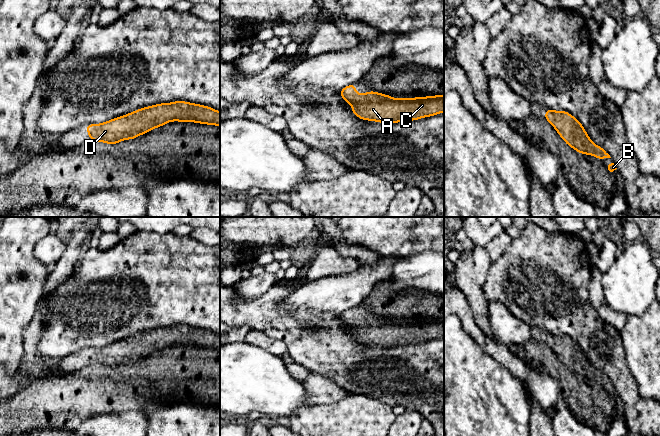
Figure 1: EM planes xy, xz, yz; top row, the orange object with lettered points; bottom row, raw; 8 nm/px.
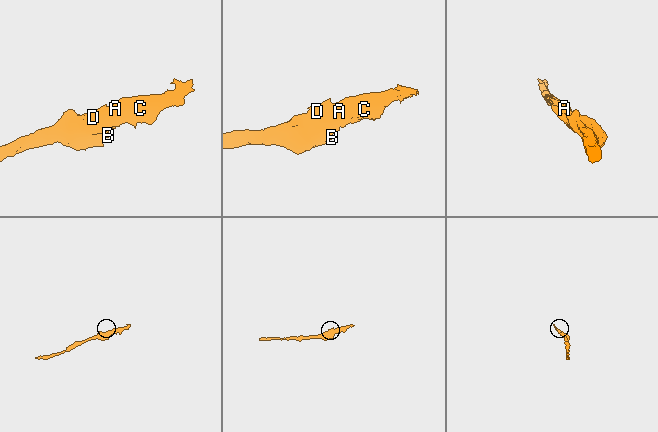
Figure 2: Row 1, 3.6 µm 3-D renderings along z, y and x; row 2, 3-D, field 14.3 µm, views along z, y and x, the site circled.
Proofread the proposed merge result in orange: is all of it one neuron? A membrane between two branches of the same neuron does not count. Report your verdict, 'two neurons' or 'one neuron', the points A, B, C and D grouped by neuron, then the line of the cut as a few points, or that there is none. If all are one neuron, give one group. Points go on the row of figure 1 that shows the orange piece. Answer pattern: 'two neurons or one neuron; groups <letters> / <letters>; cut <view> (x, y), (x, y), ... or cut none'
one neuron; groups A B C D; cut none

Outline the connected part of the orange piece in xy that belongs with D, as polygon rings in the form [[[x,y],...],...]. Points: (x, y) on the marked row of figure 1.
[[[175,101],[144,107],[101,124],[85,125],[85,129],[91,141],[115,145],[173,121],[220,127],[220,112],[200,104]]]

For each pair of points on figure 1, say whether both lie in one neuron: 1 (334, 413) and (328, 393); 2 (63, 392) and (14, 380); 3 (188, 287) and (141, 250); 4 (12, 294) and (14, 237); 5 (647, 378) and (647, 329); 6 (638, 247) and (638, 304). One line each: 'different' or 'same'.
1: different
2: different
3: same
4: same
5: same
6: same

